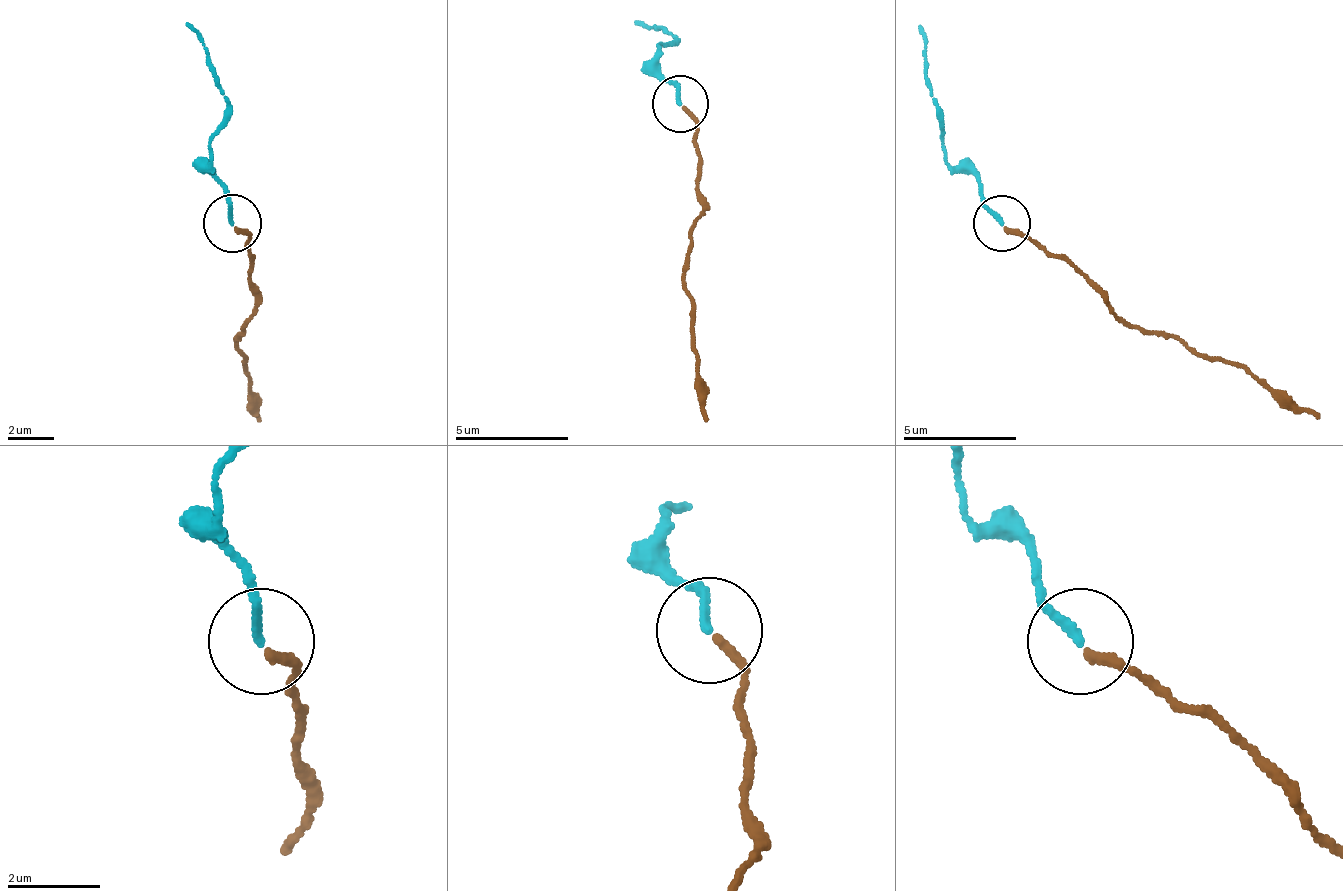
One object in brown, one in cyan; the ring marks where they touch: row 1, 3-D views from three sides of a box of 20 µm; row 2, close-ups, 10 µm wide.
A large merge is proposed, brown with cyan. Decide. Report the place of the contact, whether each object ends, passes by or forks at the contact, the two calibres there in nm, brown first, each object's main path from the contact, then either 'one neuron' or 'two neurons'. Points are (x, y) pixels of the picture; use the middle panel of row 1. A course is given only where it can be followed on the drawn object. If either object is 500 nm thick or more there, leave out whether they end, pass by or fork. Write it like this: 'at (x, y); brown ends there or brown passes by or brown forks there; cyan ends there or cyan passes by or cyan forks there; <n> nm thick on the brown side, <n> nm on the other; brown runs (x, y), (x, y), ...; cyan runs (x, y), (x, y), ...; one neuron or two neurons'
at (680, 104); brown ends there; cyan ends there; 190 nm thick on the brown side, 180 nm on the other; brown runs (684, 108), (701, 165), (701, 216), (684, 267), (690, 346), (707, 420); cyan runs (679, 102), (673, 85), (656, 68), (662, 46), (673, 40), (633, 23); one neuron

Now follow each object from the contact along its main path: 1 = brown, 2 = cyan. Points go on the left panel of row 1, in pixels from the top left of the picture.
1: (236, 227), (254, 256), (254, 314), (236, 337), (259, 423)
2: (231, 222), (225, 187), (208, 170), (213, 158), (225, 95), (185, 20)

